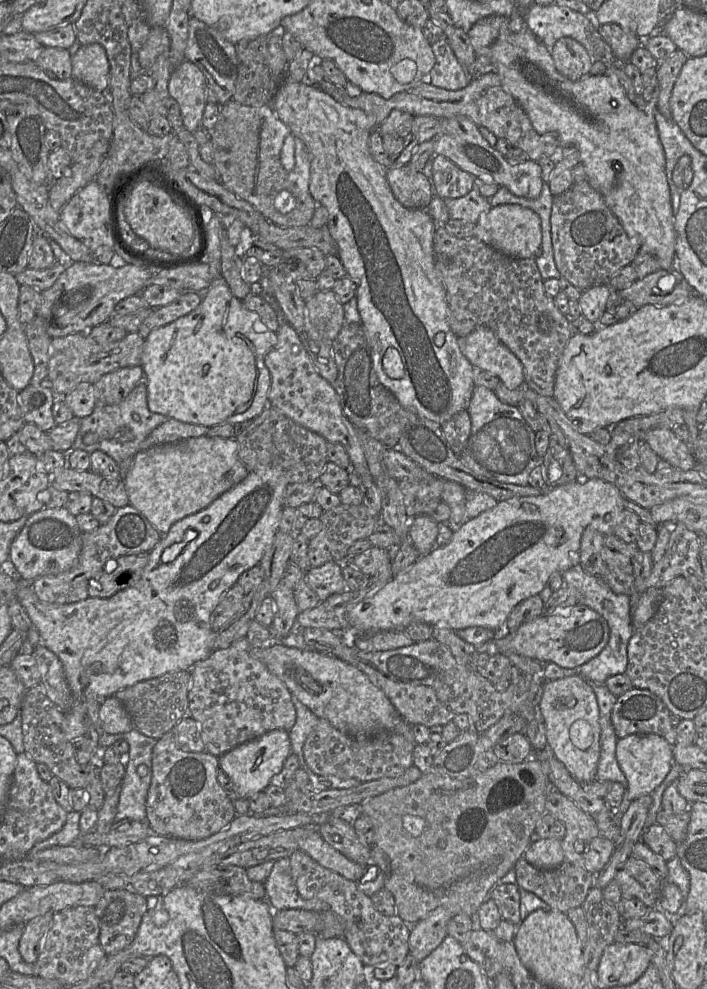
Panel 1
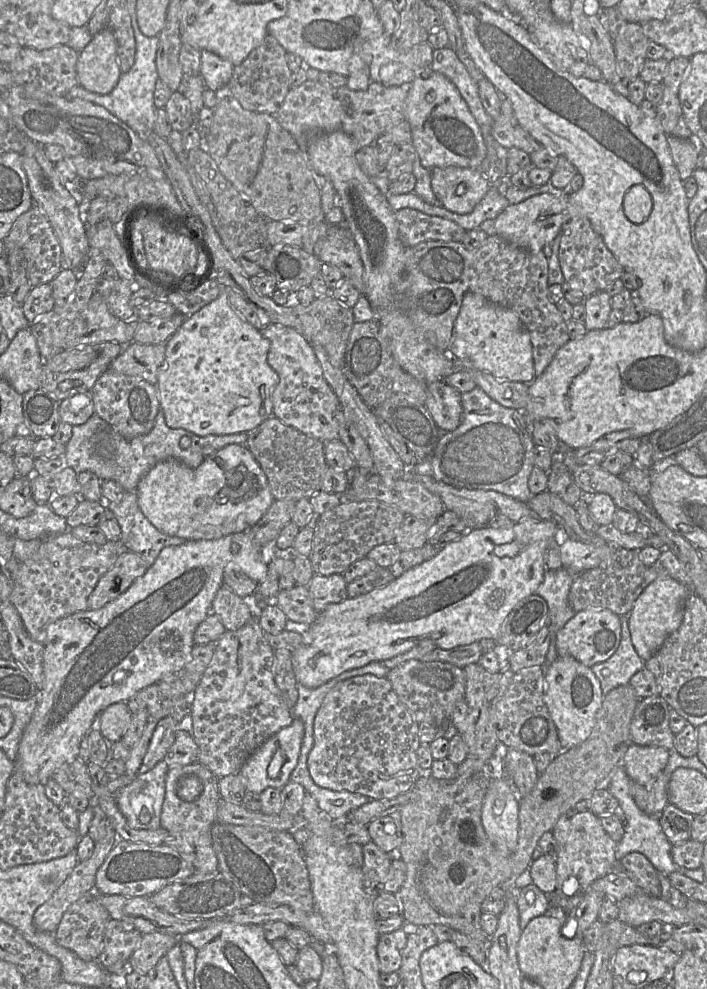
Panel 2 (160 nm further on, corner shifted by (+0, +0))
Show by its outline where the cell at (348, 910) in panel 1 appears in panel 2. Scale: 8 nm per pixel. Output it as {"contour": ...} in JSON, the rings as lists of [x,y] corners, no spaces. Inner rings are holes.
{"contour":[[[404,926],[390,933],[381,934],[377,944],[381,973],[397,972],[402,965],[402,951],[406,946],[407,928]]]}

